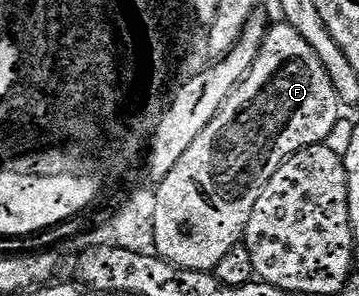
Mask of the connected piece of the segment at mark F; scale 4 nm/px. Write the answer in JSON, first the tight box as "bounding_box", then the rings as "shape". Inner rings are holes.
{"bounding_box":[155,23,341,272],"shape":[[[278,23],[268,27],[260,53],[244,79],[225,98],[216,116],[155,188],[155,251],[177,268],[211,272],[217,262],[246,237],[249,214],[253,214],[253,206],[257,206],[257,198],[261,198],[261,190],[265,190],[269,178],[302,148],[324,143],[328,139],[326,136],[339,124],[341,97],[328,67],[293,26]]]}

